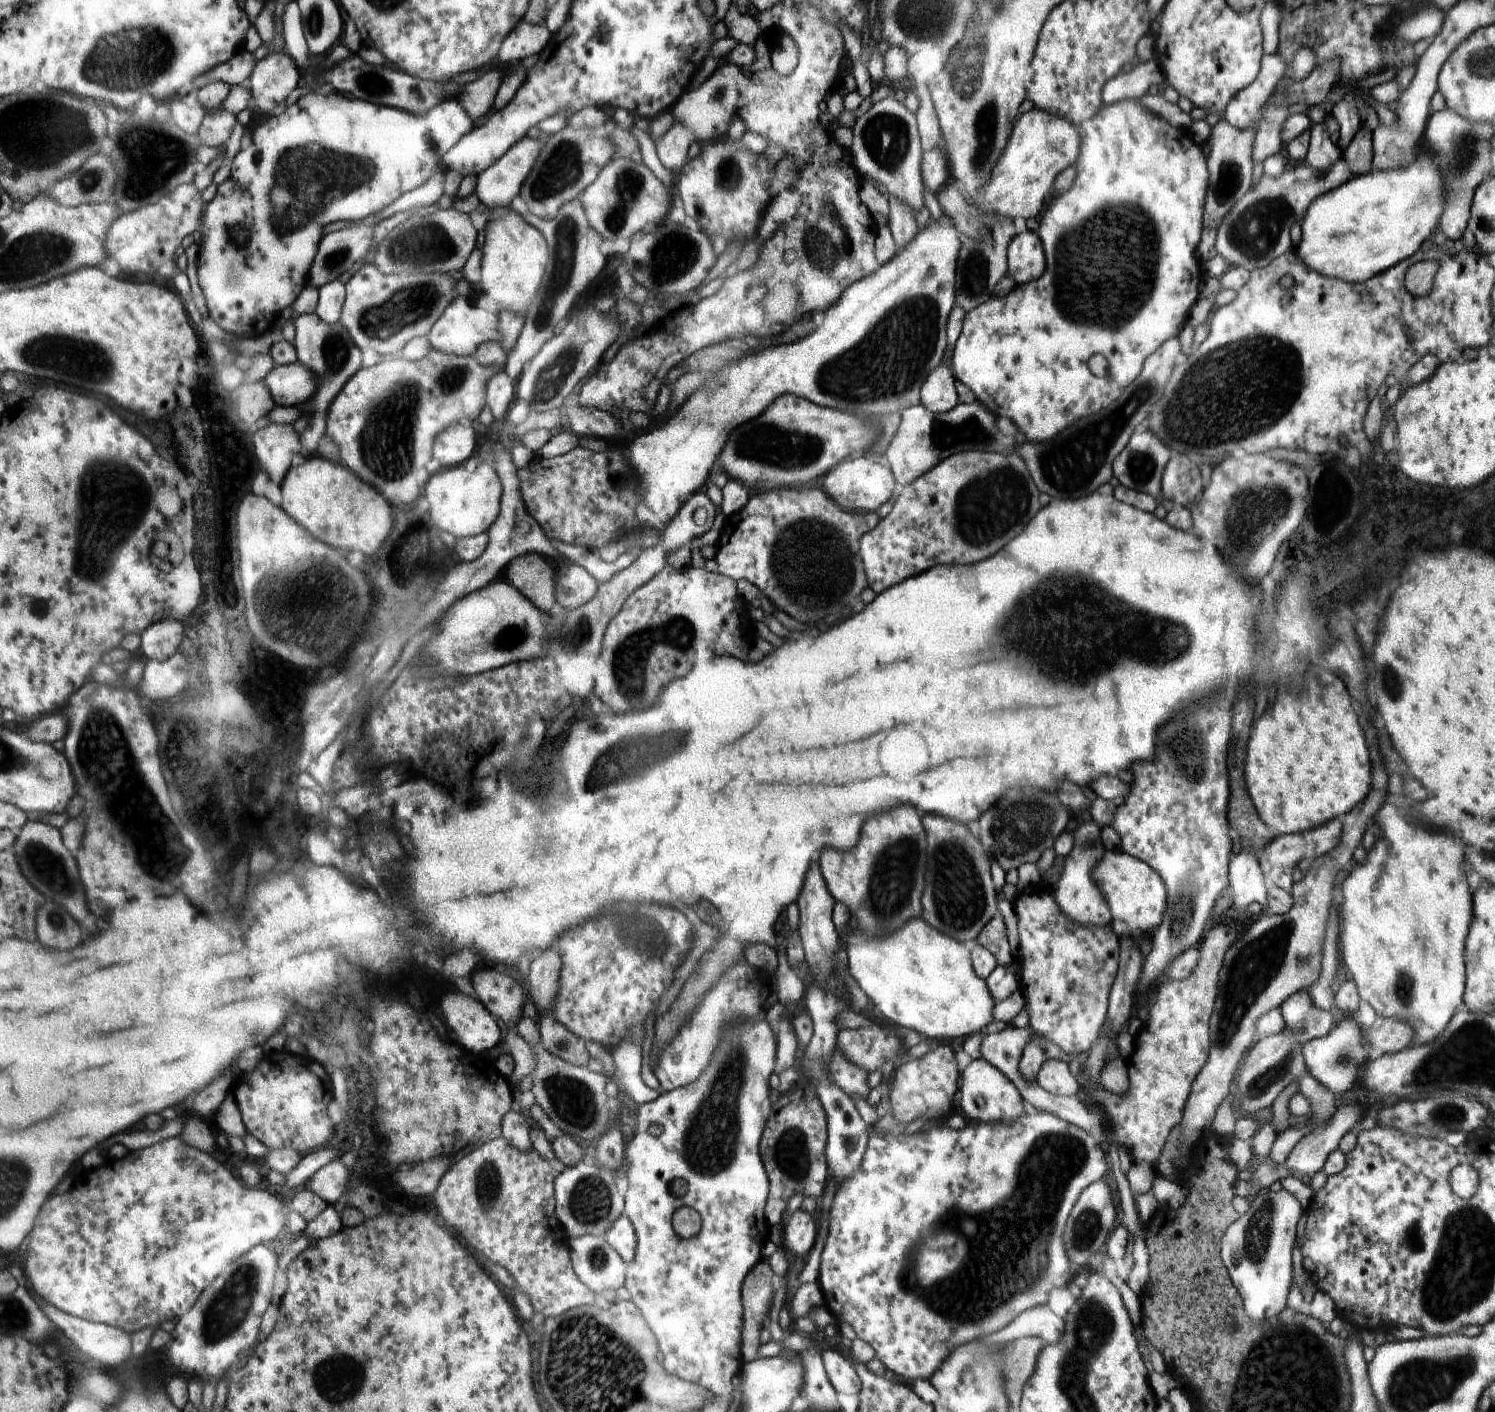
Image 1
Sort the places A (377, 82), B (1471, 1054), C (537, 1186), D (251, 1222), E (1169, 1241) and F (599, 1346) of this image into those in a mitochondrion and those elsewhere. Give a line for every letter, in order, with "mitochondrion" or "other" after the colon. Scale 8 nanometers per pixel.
A: mitochondrion
B: mitochondrion
C: other
D: other
E: other
F: mitochondrion

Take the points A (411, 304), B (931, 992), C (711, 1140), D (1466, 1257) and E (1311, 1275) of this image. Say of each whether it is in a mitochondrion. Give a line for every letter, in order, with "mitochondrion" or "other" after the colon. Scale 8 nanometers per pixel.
A: mitochondrion
B: other
C: mitochondrion
D: mitochondrion
E: other

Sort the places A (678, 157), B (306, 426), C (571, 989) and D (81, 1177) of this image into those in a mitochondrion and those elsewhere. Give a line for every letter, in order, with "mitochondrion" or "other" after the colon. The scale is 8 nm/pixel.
A: other
B: mitochondrion
C: other
D: other

